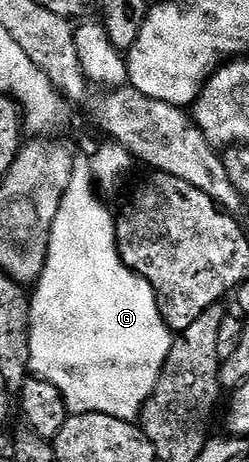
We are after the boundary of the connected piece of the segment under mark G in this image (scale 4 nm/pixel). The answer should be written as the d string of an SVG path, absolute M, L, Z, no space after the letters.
M74 166L59 213L55 213L45 268L35 284L37 292L31 295L28 370L59 391L70 415L107 413L133 421L153 395L175 335L159 313L149 282L122 263L117 252L114 212L99 203L93 191L90 168Z

